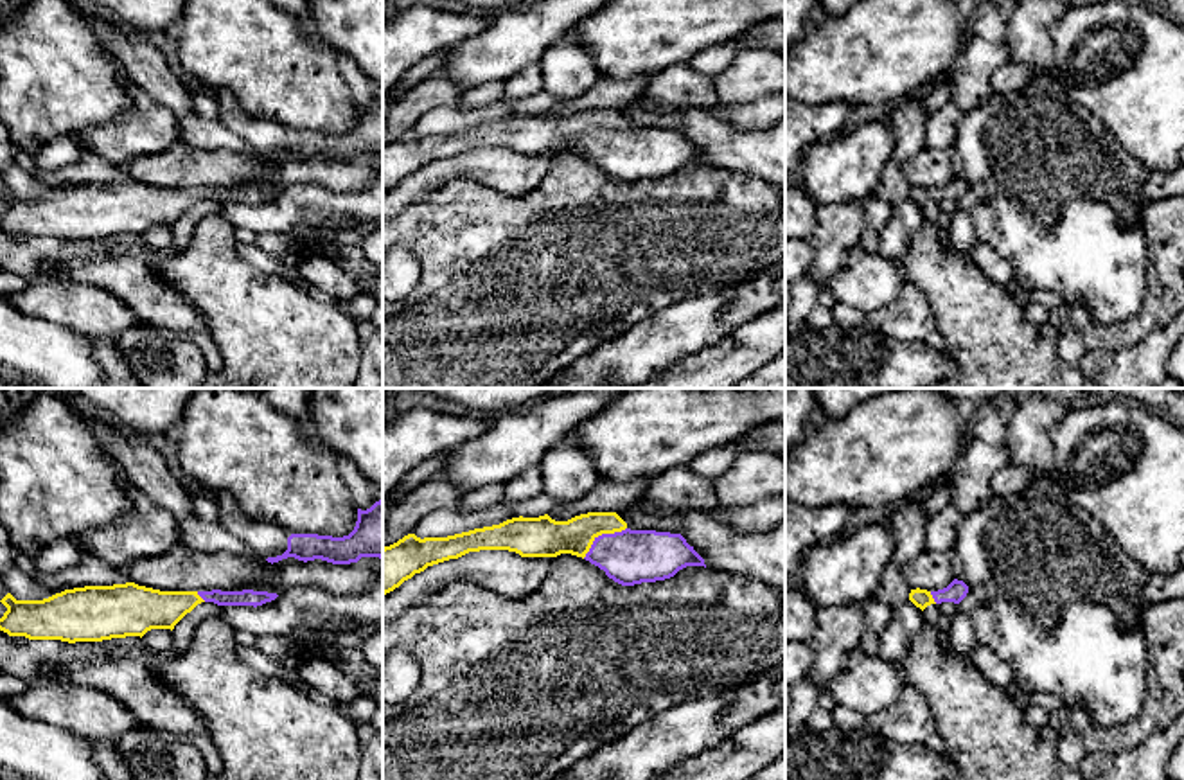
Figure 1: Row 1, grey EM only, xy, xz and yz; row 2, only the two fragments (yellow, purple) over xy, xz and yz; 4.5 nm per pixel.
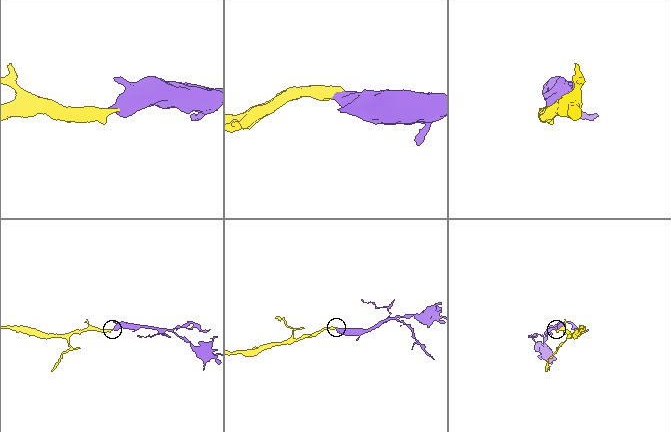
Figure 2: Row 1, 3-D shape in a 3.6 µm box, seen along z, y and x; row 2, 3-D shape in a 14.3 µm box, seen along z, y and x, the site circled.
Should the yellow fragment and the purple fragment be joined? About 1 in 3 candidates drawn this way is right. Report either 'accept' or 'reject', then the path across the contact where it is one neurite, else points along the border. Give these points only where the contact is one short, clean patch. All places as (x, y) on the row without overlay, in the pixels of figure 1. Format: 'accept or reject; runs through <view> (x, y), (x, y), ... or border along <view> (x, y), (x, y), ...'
accept; runs through xz (545, 135), (600, 132), (629, 155)

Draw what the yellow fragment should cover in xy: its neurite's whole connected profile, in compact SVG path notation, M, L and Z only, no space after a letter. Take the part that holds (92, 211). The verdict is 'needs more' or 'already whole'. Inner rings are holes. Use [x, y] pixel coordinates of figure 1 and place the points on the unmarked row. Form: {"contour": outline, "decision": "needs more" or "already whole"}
{"contour": "M135 180L113 183L84 183L65 187L43 198L16 198L7 191L0 199L7 205L0 216L0 228L29 237L102 239L111 235L144 234L151 226L174 226L174 223L201 199L217 203L262 203L275 198L268 189L160 189Z", "decision": "needs more"}

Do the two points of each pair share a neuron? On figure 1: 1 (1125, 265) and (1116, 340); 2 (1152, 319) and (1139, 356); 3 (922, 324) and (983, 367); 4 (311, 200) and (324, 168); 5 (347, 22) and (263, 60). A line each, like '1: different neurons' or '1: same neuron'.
1: different neurons
2: different neurons
3: different neurons
4: different neurons
5: different neurons

